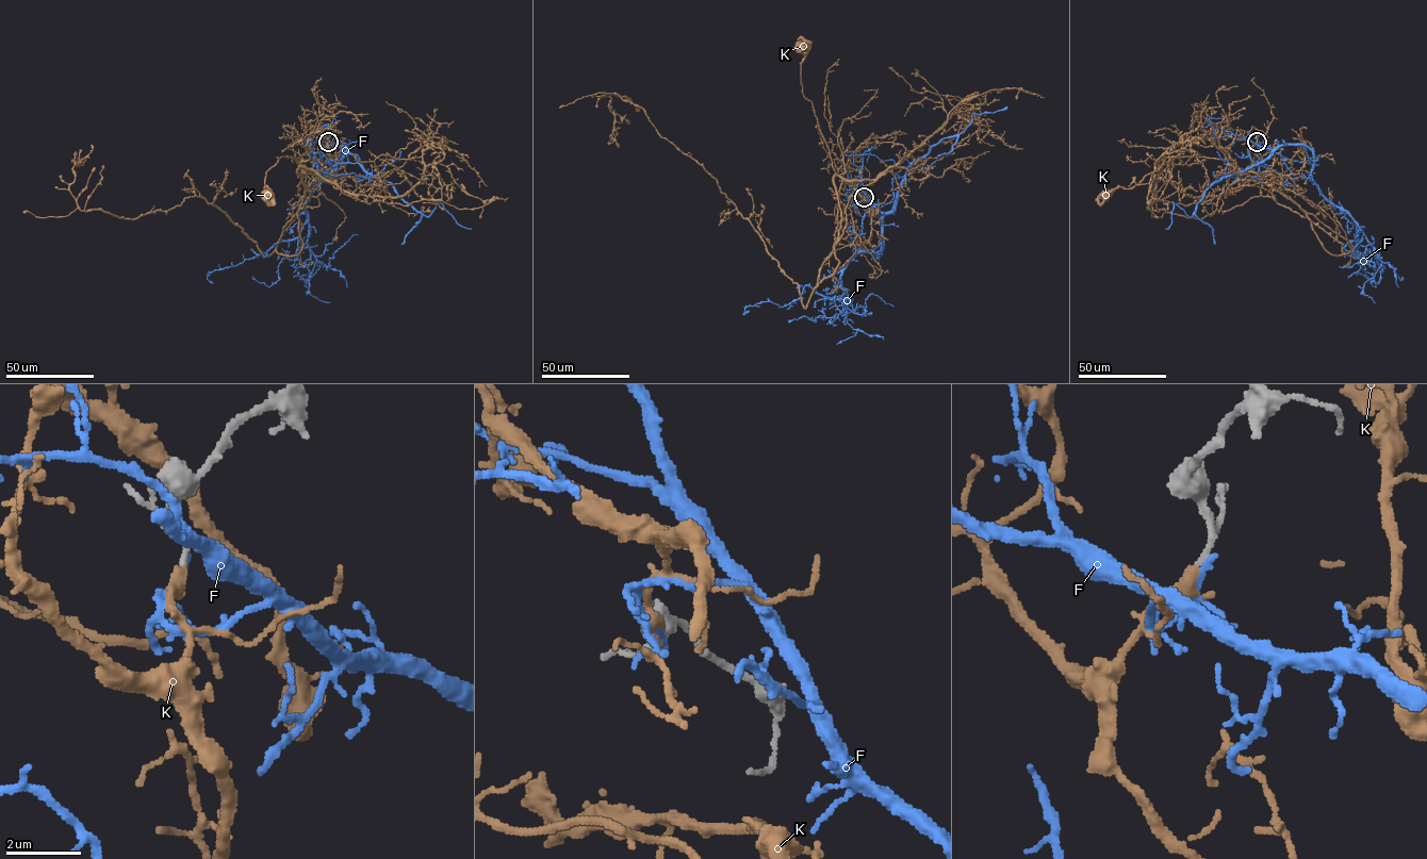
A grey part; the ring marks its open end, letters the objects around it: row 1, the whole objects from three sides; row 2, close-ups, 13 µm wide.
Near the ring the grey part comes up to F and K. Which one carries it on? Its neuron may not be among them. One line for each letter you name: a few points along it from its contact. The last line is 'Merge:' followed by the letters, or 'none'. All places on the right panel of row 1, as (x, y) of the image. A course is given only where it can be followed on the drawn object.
K: course (1257, 142), (1252, 151), (1266, 165), (1264, 171), (1242, 171), (1214, 158), (1176, 158), (1132, 187), (1105, 193)
Merge: K

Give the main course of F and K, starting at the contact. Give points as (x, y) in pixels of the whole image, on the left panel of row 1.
F: (328, 142), (346, 149), (308, 200), (300, 234), (264, 254), (210, 271), (213, 283)
K: (328, 142), (332, 171), (307, 169), (291, 157), (282, 157), (266, 171), (264, 188), (268, 193)

